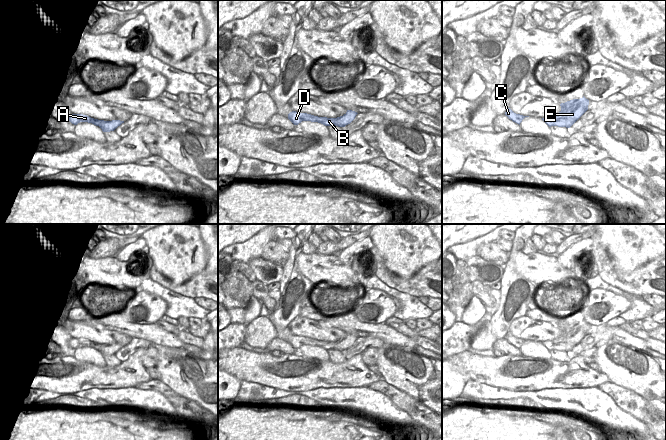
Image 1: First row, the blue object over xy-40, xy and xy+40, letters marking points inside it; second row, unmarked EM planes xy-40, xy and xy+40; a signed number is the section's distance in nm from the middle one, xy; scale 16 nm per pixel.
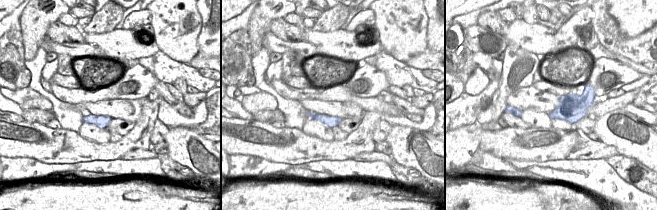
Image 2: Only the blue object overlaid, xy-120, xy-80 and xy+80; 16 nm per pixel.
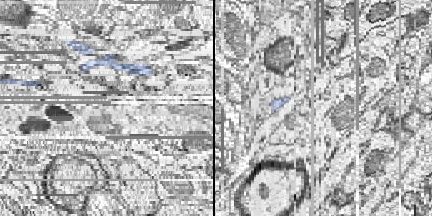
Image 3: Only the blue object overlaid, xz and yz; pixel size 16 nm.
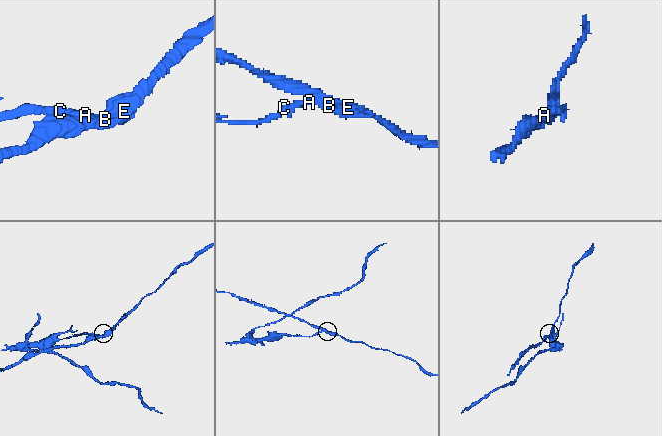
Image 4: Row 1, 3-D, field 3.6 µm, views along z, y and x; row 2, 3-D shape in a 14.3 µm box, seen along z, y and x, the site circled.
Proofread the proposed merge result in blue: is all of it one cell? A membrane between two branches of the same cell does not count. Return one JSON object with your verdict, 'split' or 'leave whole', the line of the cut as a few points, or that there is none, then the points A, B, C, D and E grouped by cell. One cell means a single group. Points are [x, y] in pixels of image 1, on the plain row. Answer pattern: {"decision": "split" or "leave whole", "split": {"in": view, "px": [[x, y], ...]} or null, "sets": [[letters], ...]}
{"decision": "split", "split": {"in": "xy", "px": [[323, 341], [316, 345]]}, "sets": [["A", "C", "D"], ["B", "E"]]}

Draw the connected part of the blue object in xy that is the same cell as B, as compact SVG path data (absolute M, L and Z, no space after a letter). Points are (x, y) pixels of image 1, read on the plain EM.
M347 334L347 336L343 340L337 342L323 341L318 347L321 347L325 350L345 351L355 343L357 338L358 337L355 335Z

